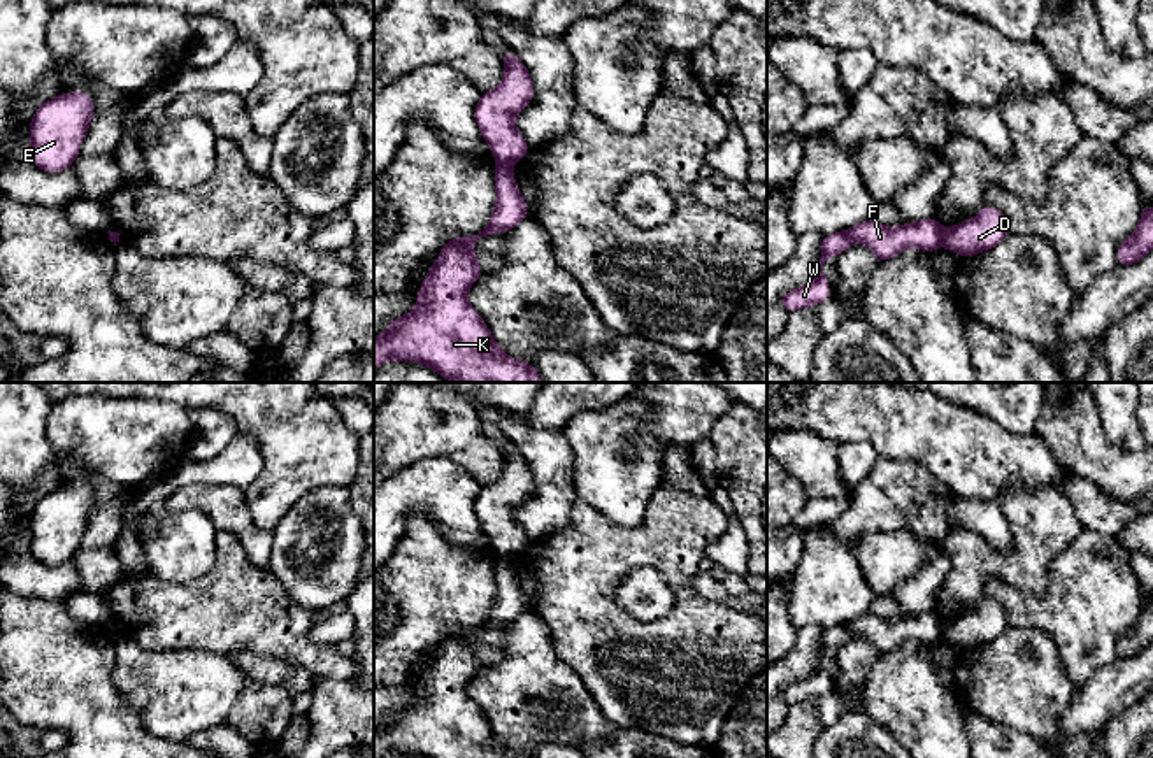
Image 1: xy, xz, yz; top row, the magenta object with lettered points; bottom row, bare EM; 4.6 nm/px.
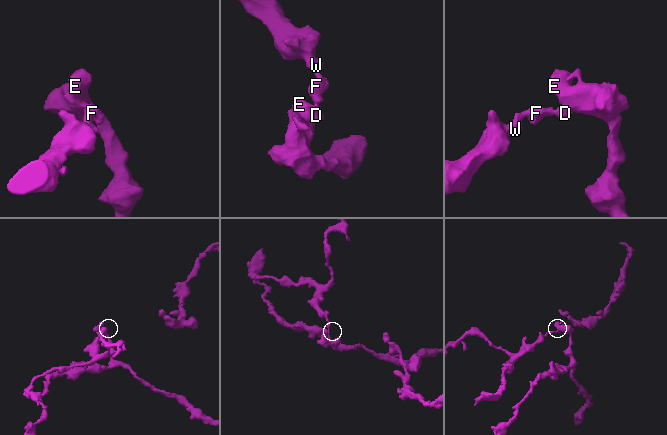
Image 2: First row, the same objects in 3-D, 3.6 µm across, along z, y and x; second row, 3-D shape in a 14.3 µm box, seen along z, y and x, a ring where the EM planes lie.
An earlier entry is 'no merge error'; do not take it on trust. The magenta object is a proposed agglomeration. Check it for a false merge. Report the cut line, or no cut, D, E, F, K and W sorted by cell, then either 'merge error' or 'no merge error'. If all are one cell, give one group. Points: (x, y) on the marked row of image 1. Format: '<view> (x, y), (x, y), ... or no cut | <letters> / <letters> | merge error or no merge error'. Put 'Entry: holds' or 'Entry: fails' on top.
Entry: fails
yz (943, 228), (941, 244) | D E K / F W | merge error

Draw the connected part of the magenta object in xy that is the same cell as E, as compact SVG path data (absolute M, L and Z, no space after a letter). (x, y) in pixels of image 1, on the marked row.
M82 91L61 93L44 102L30 123L28 160L51 174L70 168L90 128L93 109L93 100Z

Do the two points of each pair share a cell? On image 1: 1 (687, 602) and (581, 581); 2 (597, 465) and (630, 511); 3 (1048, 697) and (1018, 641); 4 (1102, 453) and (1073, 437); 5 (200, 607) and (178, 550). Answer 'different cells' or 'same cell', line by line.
1: same cell
2: same cell
3: same cell
4: same cell
5: different cells

